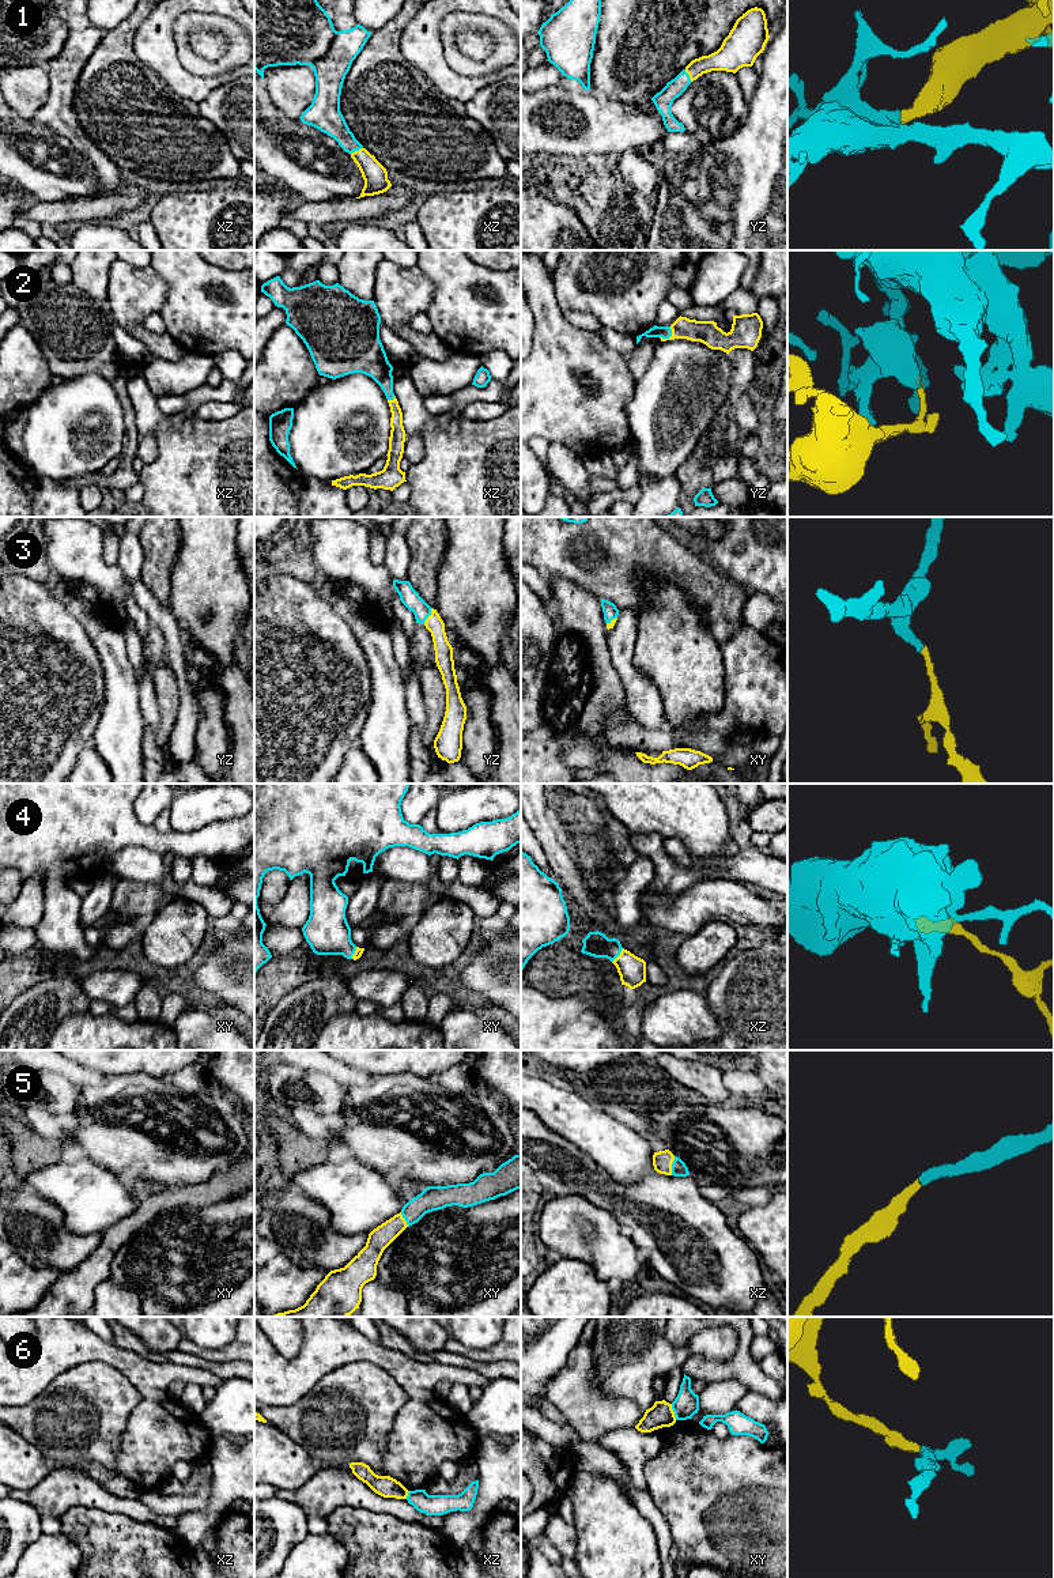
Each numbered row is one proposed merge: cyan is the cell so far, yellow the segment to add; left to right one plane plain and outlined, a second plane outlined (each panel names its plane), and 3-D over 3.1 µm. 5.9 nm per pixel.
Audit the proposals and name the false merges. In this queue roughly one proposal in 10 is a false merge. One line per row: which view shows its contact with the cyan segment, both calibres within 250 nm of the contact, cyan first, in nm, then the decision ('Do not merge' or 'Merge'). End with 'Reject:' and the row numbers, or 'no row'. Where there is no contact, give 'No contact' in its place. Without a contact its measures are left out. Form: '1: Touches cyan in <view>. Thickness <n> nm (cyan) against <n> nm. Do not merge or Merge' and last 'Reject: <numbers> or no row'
1: Touches cyan in xz. Thickness 170 nm (cyan) against 140 nm. Merge
2: Touches cyan in yz. Thickness 80 nm (cyan) against 140 nm. Merge
3: Touches cyan in yz. Thickness 110 nm (cyan) against 110 nm. Merge
4: Touches cyan in xz. Thickness 150 nm (cyan) against 160 nm. Merge
5: Touches cyan in xz. Thickness 90 nm (cyan) against 120 nm. Merge
6: Touches cyan in xy. Thickness 150 nm (cyan) against 150 nm. Do not merge
Reject: 6

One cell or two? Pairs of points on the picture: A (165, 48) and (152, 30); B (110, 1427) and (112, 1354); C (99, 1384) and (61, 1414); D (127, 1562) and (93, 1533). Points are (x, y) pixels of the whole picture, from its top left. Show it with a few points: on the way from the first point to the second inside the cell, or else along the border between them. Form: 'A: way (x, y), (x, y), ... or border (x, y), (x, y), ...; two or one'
A: way (161, 44), (154, 34); one
B: border (80, 1363), (109, 1363), (136, 1386); two
C: way (90, 1393), (71, 1412); one
D: way (118, 1554), (101, 1536); one

